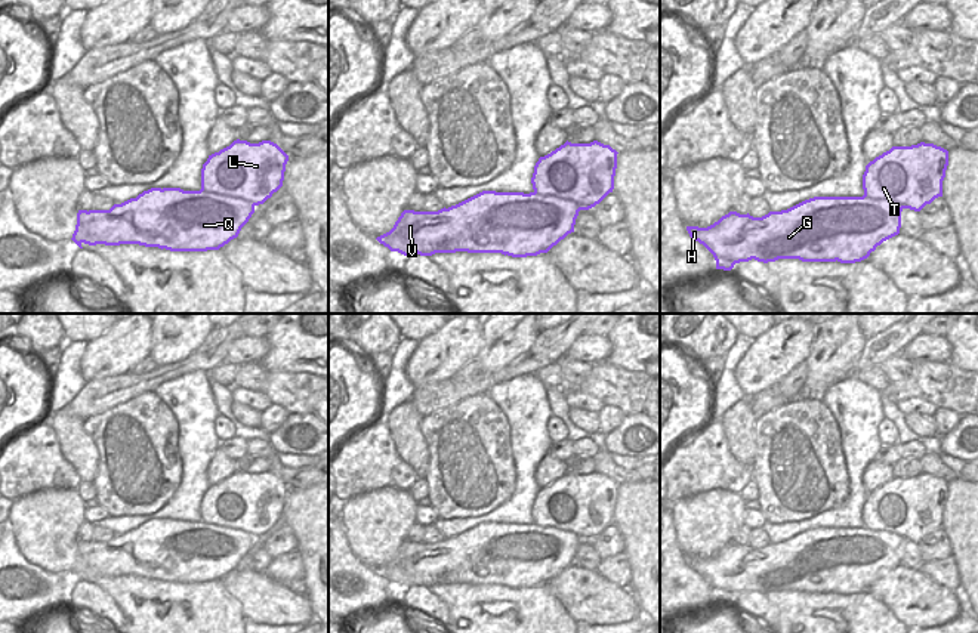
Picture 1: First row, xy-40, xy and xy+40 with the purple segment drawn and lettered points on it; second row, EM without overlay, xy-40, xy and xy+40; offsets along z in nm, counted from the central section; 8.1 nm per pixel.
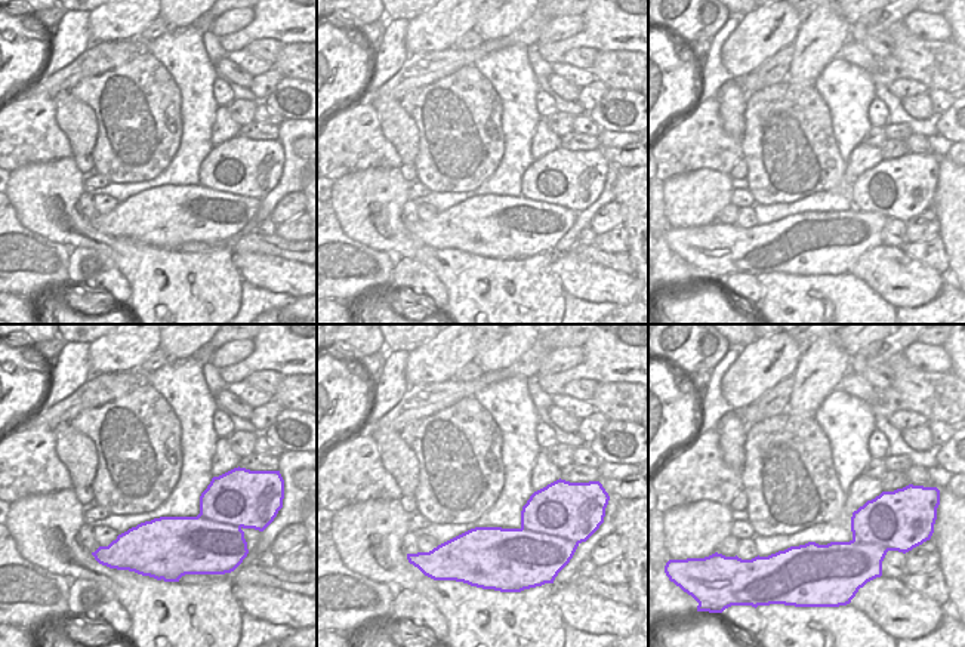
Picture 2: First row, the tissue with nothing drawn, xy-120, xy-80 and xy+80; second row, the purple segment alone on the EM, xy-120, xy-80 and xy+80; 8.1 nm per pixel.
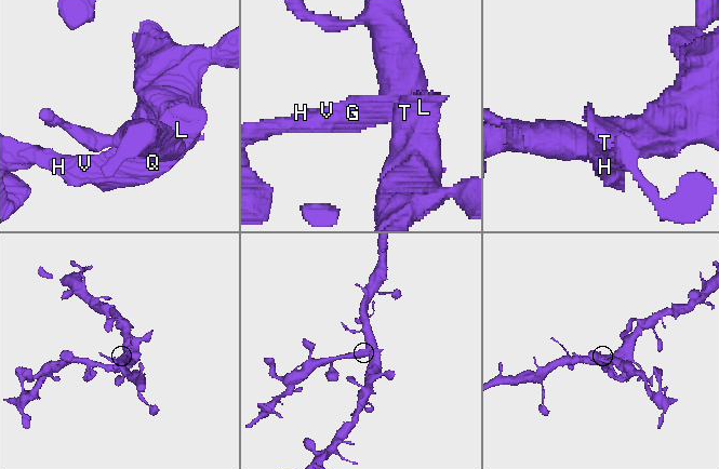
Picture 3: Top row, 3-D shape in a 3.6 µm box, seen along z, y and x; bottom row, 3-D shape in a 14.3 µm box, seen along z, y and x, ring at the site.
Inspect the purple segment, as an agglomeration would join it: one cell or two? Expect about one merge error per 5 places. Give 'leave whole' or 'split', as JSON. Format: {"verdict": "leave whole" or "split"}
{"verdict": "split"}

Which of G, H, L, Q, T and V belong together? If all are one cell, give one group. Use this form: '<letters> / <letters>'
G H V / L Q T

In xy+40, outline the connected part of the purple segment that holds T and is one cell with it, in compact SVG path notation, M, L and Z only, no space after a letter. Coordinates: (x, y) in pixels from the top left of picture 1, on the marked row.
M934 143L892 146L866 166L866 203L832 204L839 228L837 262L867 259L883 241L900 234L901 211L920 211L942 197L948 151Z

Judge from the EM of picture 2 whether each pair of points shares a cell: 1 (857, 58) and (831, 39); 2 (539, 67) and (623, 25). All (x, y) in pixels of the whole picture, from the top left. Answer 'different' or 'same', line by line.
1: different
2: different

